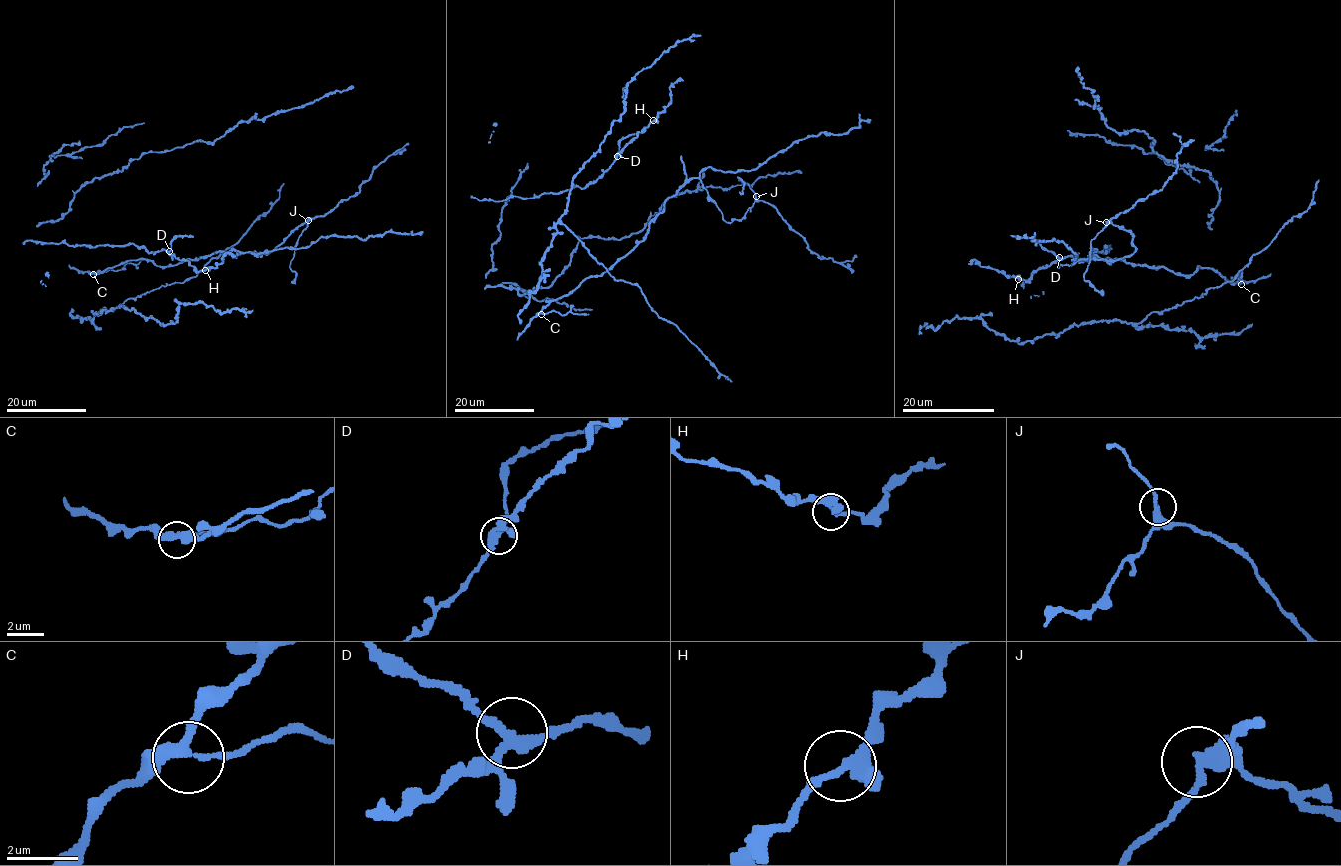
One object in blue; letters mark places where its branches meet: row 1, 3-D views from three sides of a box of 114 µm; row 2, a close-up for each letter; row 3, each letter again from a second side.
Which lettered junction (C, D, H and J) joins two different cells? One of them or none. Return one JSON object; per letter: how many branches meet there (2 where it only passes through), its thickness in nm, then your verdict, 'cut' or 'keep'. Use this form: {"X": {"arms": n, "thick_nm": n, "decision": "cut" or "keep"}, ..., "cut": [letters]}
{"C": {"arms": 3, "thick_nm": 280, "decision": "keep"}, "D": {"arms": 3, "thick_nm": 280, "decision": "keep"}, "H": {"arms": 3, "thick_nm": 280, "decision": "keep"}, "J": {"arms": 3, "thick_nm": 280, "decision": "cut"}, "cut": ["J"]}

